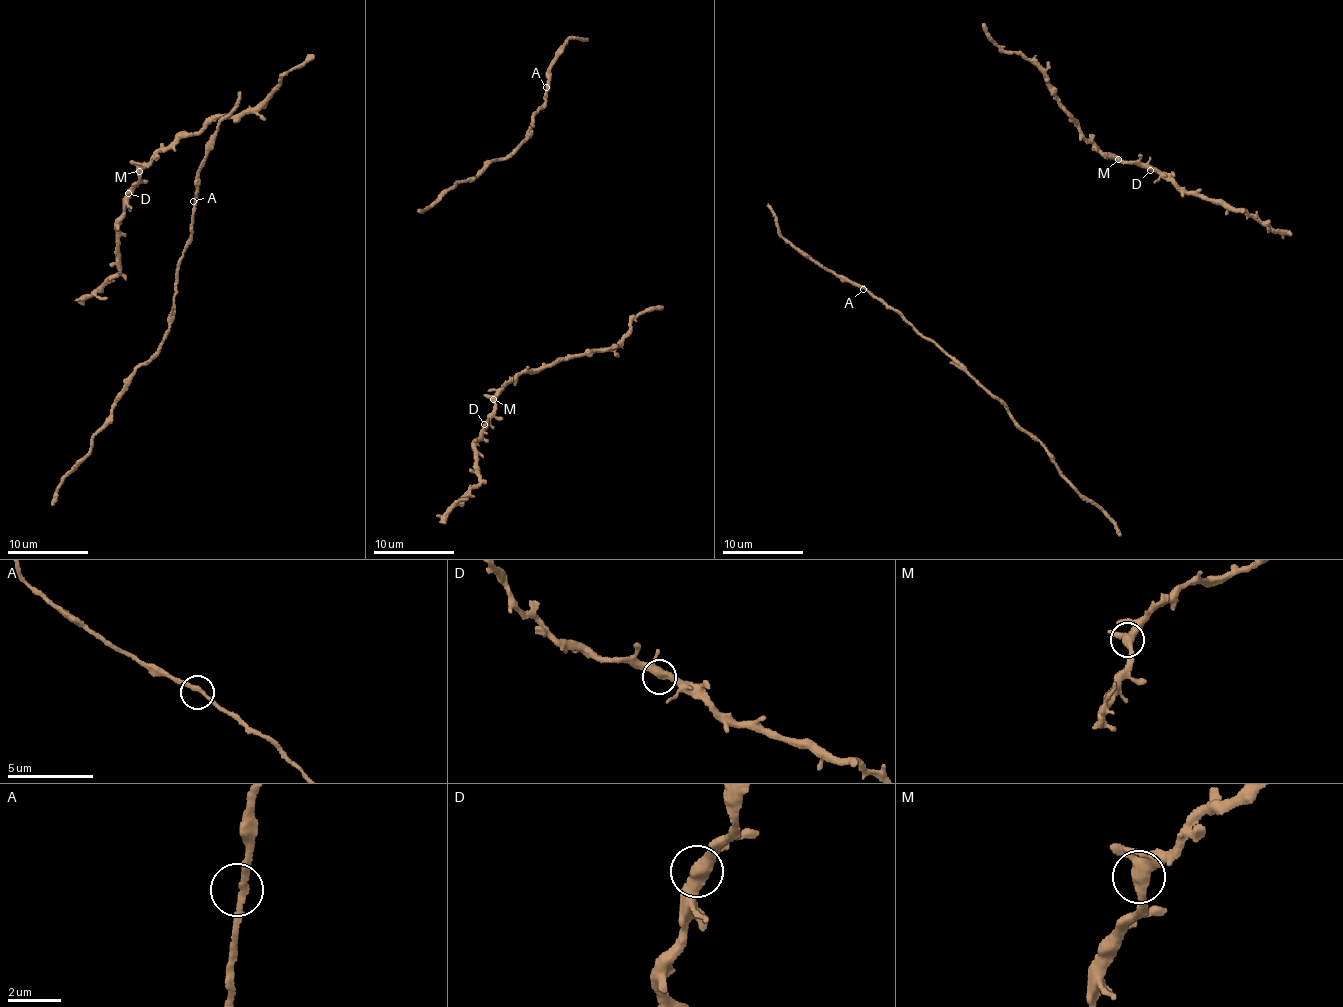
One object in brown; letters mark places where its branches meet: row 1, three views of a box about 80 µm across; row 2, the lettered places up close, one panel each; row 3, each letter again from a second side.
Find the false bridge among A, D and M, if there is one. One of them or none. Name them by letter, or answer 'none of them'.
none of them

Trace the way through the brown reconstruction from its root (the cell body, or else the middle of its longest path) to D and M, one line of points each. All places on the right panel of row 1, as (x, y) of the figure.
D: (999, 52), (1021, 53), (1031, 60), (1043, 73), (1054, 98), (1101, 151), (1122, 161), (1145, 164), (1150, 170)
M: (999, 52), (1021, 53), (1031, 60), (1043, 73), (1054, 98), (1073, 119), (1085, 138), (1101, 151), (1118, 159)

